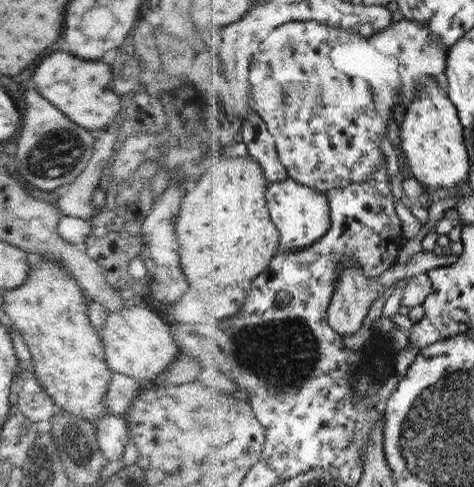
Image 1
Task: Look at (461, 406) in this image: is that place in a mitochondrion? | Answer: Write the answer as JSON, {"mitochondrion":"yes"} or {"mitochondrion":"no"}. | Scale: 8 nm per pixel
{"mitochondrion":"yes"}

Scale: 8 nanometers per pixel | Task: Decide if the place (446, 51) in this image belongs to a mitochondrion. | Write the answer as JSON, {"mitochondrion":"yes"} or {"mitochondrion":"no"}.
{"mitochondrion":"no"}

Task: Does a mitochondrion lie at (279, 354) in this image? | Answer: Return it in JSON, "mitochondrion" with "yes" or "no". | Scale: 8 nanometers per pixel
{"mitochondrion":"yes"}

